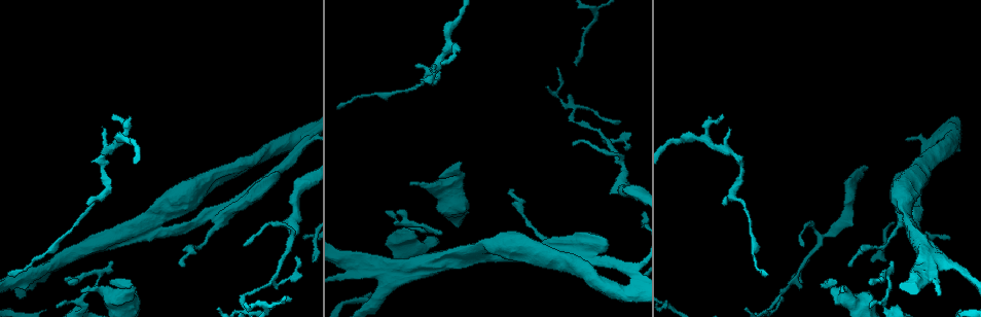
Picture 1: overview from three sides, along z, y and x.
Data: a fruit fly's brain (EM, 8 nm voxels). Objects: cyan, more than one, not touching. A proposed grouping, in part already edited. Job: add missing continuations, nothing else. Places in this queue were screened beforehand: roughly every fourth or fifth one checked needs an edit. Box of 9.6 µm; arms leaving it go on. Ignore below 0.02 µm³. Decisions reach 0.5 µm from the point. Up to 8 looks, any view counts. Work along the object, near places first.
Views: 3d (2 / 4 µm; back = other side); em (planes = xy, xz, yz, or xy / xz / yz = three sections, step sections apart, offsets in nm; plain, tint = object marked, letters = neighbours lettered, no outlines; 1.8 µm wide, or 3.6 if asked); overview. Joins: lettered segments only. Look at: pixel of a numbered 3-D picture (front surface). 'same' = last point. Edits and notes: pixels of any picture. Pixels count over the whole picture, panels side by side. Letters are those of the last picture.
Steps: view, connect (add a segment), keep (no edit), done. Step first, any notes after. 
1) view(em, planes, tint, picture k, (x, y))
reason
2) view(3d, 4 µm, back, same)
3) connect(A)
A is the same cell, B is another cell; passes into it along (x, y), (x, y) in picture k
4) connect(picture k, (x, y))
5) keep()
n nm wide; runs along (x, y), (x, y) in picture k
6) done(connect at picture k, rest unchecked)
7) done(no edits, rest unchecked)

view(3d, 2 µm, picture 1, (183, 266))
tapers out

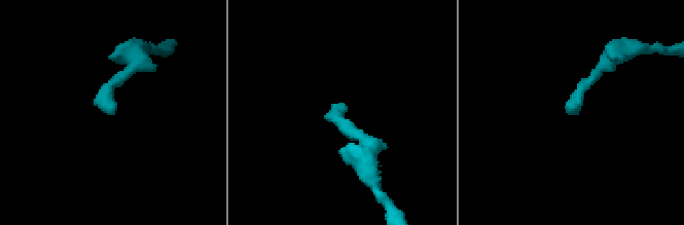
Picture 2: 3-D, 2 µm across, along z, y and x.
view(em, planes, plain, picture 2, (347, 109))
shape alone is not enough

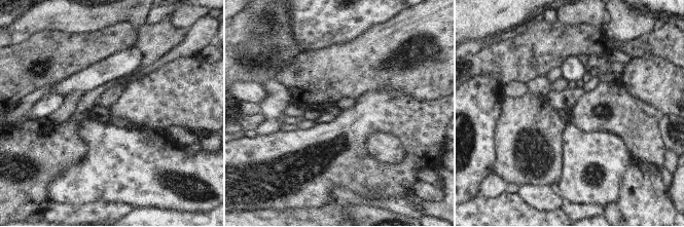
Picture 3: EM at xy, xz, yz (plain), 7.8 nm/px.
view(em, planes, letters, same)

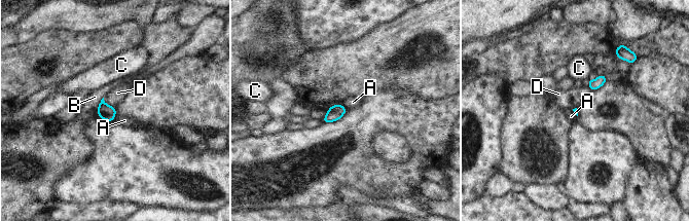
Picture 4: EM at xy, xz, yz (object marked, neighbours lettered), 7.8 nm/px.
keep()
D touches over 120 nm; A, B, C and D are other cells; border along (116, 114), (113, 120) in picture 4; no lettered segment goes on from it

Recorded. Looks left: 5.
view(3d, 4 µm, picture 1, (841, 292))
an open end

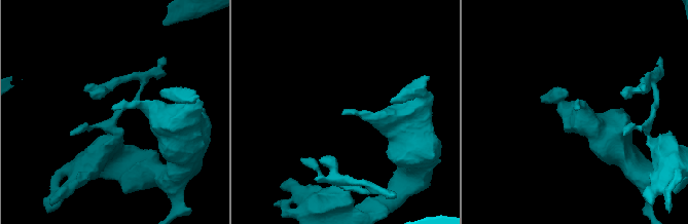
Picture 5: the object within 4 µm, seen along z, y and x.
view(em, planes, letters, picture 5, (114, 110))
now the EM

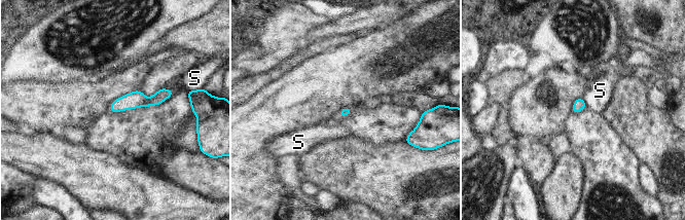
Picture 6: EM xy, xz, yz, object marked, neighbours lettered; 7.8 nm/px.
keep()
S is another cell; runs along (169, 93), (113, 109) in picture 6; none of them fits

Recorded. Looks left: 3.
view(3d, 2 µm, picture 1, (105, 129))
thin end

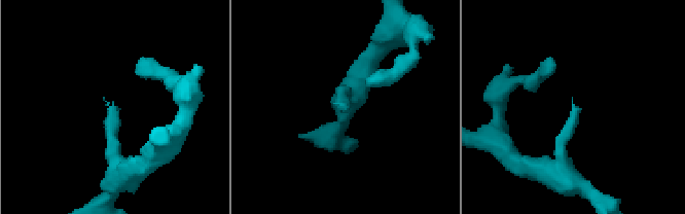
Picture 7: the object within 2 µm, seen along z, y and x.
view(em, planes, letters, picture 7, (572, 102))

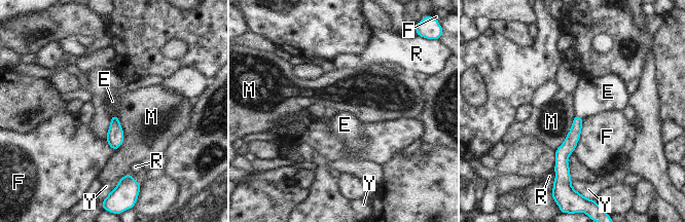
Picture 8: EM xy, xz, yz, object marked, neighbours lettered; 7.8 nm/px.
connect(E)
E is the same cell, F, M, R and Y are other cells; the cell continues

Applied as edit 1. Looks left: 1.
done(connect at picture 8, rest unchecked)

